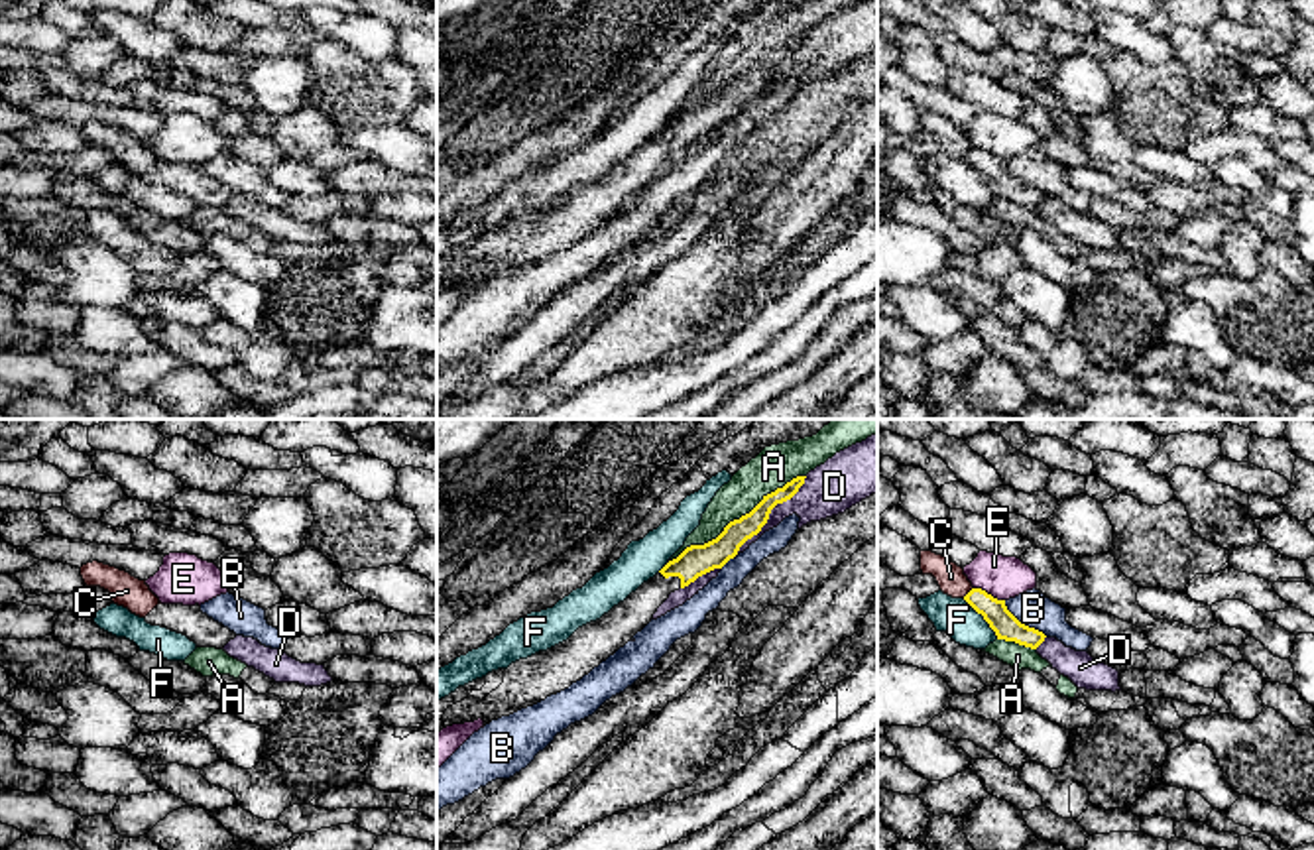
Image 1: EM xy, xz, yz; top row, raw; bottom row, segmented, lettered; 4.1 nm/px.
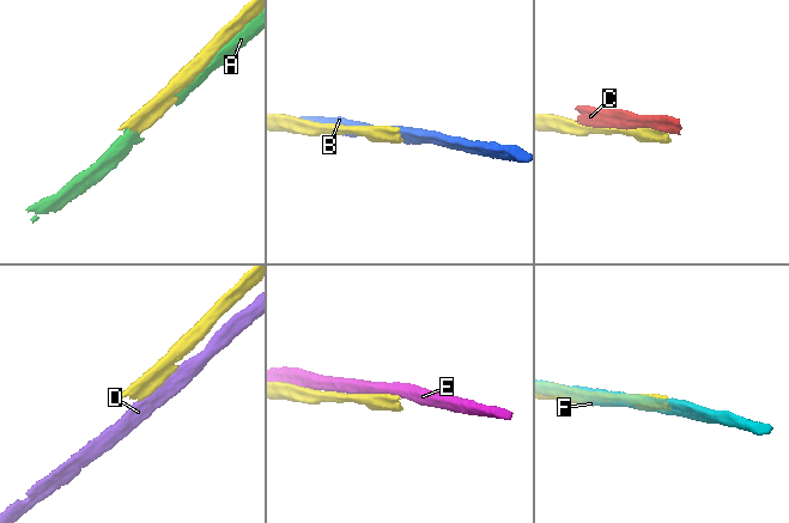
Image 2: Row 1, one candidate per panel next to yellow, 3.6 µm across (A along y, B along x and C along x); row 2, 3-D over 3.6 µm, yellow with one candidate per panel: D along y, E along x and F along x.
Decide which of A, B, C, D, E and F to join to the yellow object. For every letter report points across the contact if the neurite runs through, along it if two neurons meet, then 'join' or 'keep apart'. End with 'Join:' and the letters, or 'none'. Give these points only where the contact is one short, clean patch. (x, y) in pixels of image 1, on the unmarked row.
A: keep apart
B: keep apart
C: keep apart
D: keep apart
E: keep apart
F: keep apart
Join: none

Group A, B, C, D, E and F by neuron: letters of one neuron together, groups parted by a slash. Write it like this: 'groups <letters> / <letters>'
groups A / B / C / D / E / F

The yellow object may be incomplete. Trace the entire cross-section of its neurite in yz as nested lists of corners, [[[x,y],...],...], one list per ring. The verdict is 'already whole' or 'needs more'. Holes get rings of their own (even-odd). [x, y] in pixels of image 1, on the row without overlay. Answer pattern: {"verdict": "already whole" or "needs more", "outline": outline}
{"verdict": "already whole", "outline": [[[972,148],[964,159],[984,175],[997,199],[1015,201],[1019,205],[1037,209],[1045,201],[1045,193],[1021,183],[1005,165],[982,148]]]}

